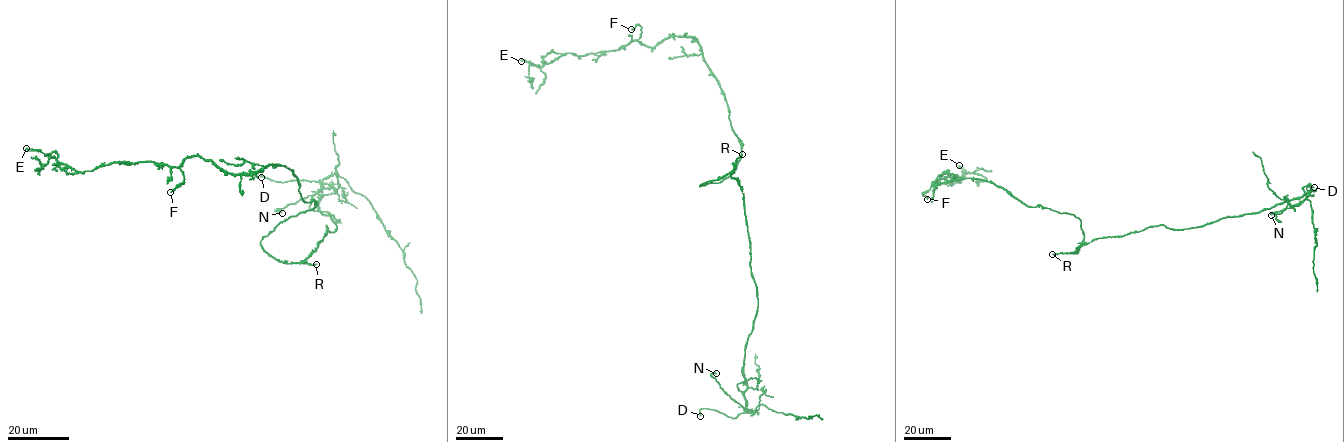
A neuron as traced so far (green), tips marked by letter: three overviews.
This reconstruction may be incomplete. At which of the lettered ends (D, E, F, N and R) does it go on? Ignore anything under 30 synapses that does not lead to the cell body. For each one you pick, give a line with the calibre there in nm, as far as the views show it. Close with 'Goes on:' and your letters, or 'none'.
D: Thickness 260 nm
R: Thickness 280 nm
Goes on: D, R

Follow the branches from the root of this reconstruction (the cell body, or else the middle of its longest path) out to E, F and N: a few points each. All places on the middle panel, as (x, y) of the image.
E: (704, 182), (734, 171), (741, 145), (720, 83), (691, 37), (566, 53), (540, 68), (521, 61)
F: (704, 182), (727, 178), (741, 153), (720, 83), (691, 37), (647, 47), (641, 27), (631, 29)
N: (704, 182), (729, 174), (743, 194), (757, 299), (743, 364), (746, 410), (711, 375), (716, 373)

